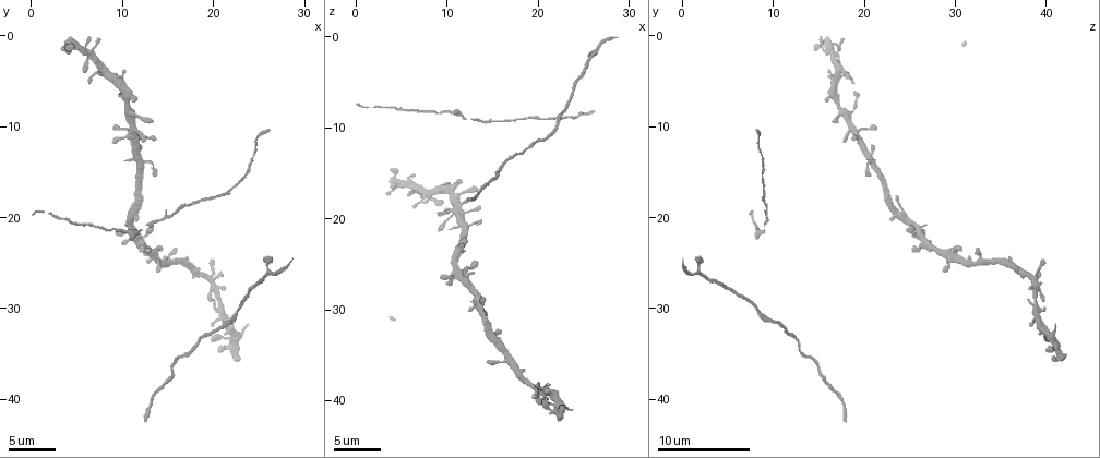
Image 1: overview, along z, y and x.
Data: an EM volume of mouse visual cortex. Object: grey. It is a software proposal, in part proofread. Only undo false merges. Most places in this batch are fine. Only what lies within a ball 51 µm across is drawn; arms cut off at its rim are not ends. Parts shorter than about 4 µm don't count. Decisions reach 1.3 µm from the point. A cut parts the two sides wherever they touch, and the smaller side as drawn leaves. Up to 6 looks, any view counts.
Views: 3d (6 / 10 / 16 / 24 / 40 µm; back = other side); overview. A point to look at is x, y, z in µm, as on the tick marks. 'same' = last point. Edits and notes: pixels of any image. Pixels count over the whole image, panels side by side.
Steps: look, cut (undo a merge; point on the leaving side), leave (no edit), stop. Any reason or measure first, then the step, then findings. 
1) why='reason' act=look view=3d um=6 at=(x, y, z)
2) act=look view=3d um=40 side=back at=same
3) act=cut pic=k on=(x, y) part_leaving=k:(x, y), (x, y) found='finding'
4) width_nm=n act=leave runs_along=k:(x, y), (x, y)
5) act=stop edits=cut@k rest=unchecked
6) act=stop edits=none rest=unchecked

act=look view=3d um=6 at=(14.8, 20.2, 9.2)

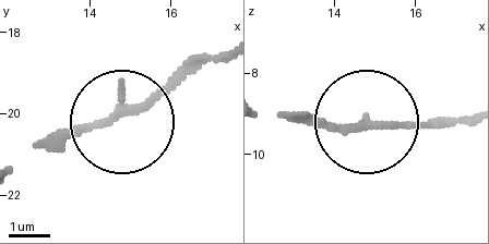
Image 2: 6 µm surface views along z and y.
act=look view=3d um=6 side=back at=(14.85, 19.95, 9.20)

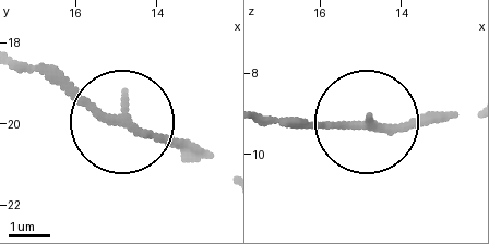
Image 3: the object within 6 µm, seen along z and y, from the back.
width_nm=180 act=leave found='continuous, no second cell'

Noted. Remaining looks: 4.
why='arms part here' act=look view=3d um=6 at=(11.4, 10.6, 18.2)

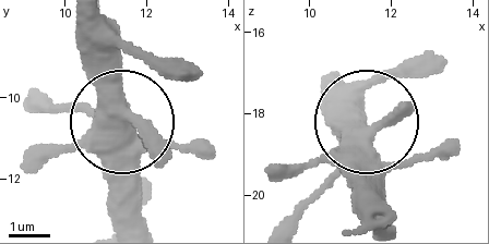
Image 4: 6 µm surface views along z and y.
act=look view=3d um=6 side=back at=(11.50, 10.45, 18.35)

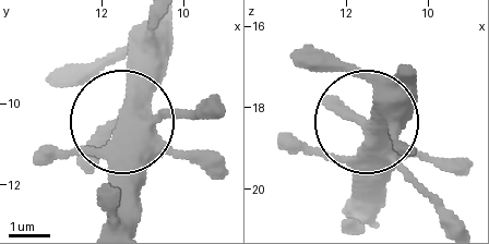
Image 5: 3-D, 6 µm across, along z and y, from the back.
act=leave runs_along=5:(366, 215), (366, 125), (383, 114) found='all the same cell'

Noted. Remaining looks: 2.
why='four arms meet' act=look view=3d um=10 at=(7.6, 3.6, 17.6)

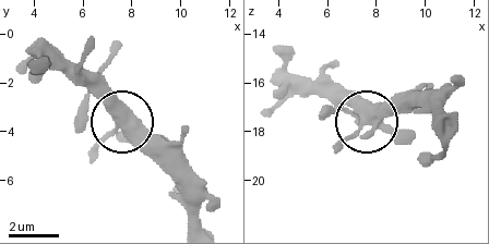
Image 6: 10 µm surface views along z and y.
arms=4 act=leave runs_along=6:(450, 130), (422, 105), (389, 105), (362, 117), (320, 75) found='one cell here'

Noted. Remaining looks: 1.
act=stop edits=none rest=unchecked

